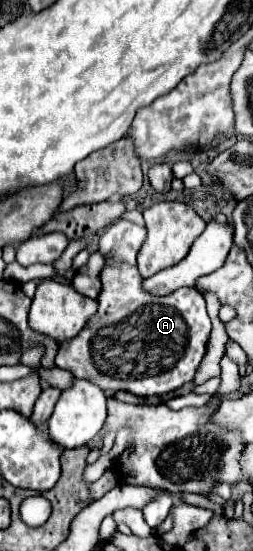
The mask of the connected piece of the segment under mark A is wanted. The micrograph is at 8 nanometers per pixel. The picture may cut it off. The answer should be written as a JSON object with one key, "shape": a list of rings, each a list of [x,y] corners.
{"shape":[[[106,258],[100,272],[102,292],[98,296],[98,312],[86,322],[78,336],[60,342],[56,366],[72,372],[76,378],[90,380],[104,390],[126,390],[136,396],[160,396],[178,390],[182,384],[192,382],[200,362],[206,354],[210,336],[210,316],[206,302],[196,288],[178,288],[166,296],[154,296],[142,288],[142,276],[136,266]]]}

